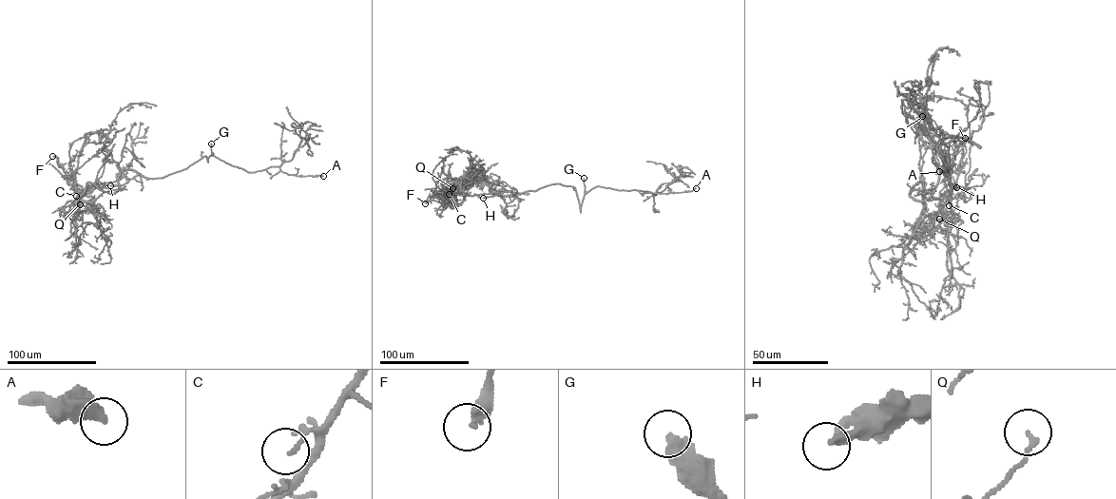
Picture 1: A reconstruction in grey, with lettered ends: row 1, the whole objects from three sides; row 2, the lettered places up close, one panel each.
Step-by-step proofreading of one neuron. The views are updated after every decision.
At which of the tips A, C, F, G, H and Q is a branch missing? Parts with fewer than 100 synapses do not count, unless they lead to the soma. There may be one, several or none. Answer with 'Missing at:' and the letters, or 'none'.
Missing at: none

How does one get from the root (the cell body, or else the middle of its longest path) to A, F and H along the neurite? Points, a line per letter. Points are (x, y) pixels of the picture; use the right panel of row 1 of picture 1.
A: (933, 163), (939, 141), (971, 141), (951, 135), (939, 143), (943, 164), (947, 155), (949, 167), (939, 171)
F: (933, 163), (948, 175), (952, 160), (950, 198), (957, 174), (949, 166), (954, 155), (949, 142), (965, 138)
H: (933, 163), (948, 175), (952, 160), (949, 165), (951, 182), (956, 187)

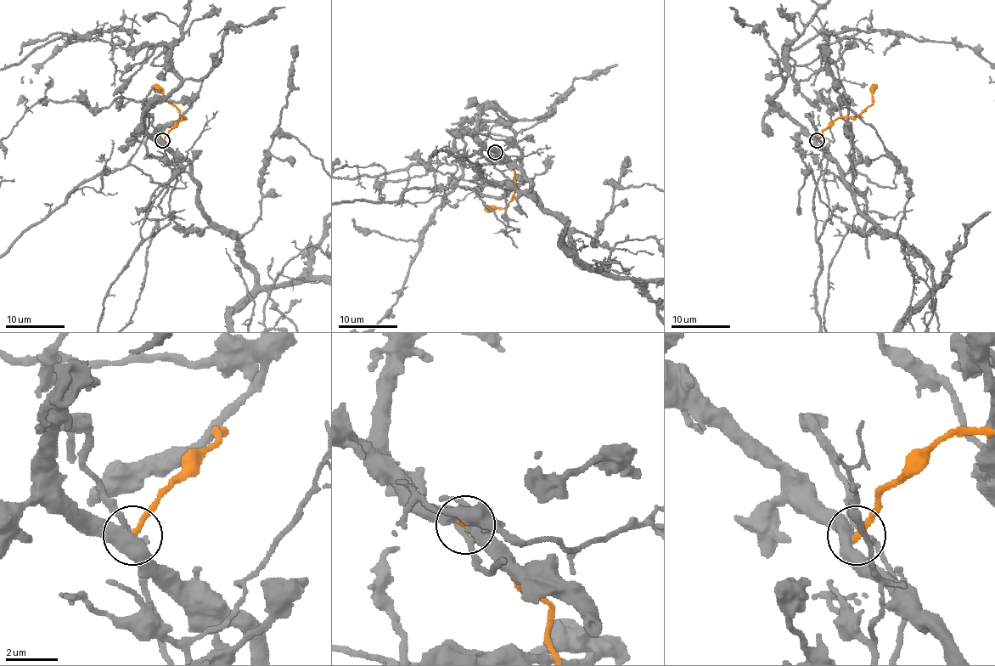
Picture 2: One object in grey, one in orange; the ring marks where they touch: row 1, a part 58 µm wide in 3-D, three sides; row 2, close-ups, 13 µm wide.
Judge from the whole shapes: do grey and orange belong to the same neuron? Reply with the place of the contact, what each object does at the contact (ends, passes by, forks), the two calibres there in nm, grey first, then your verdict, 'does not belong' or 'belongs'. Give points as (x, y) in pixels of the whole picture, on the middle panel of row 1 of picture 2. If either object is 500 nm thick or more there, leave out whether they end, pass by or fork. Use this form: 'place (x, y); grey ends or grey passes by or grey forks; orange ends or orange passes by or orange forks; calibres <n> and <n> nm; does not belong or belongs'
place (495, 152); grey forks; orange ends; calibres 200 and 260 nm; does not belong

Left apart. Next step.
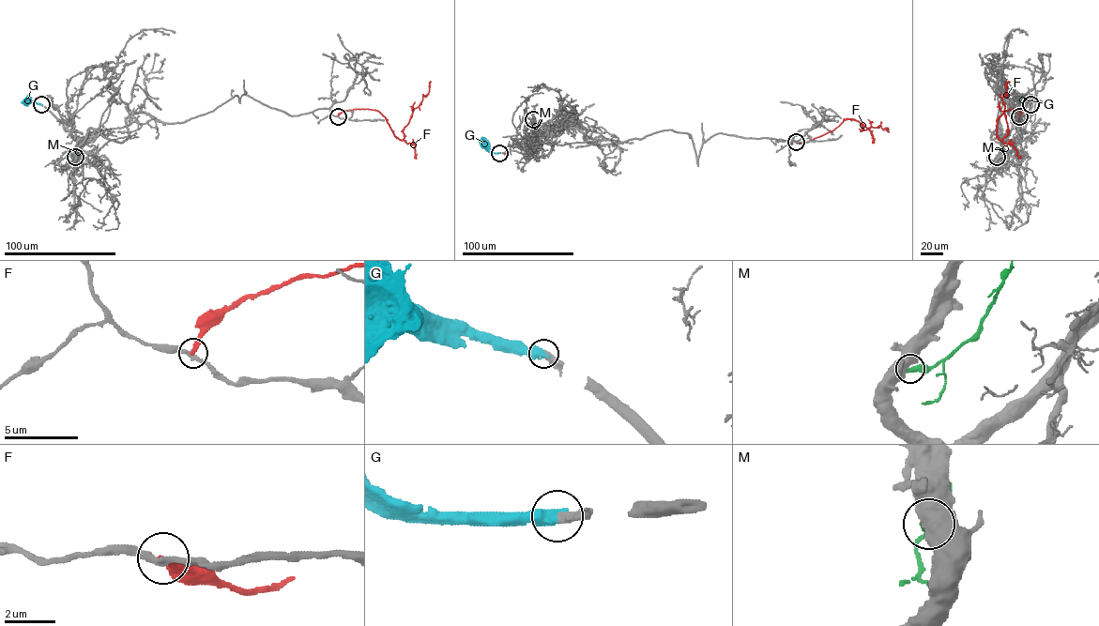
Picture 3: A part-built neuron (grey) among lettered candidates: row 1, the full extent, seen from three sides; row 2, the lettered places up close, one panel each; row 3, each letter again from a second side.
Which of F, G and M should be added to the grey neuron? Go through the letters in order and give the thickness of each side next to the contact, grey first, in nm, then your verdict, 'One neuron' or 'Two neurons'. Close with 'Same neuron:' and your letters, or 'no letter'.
F: Thickness 260 nm (grey) against 240 nm. Two neurons
G: Thickness 400 nm (grey) against 550 nm. One neuron
M: Thickness 800 nm (grey) against 500 nm. Two neurons
Same neuron: G

